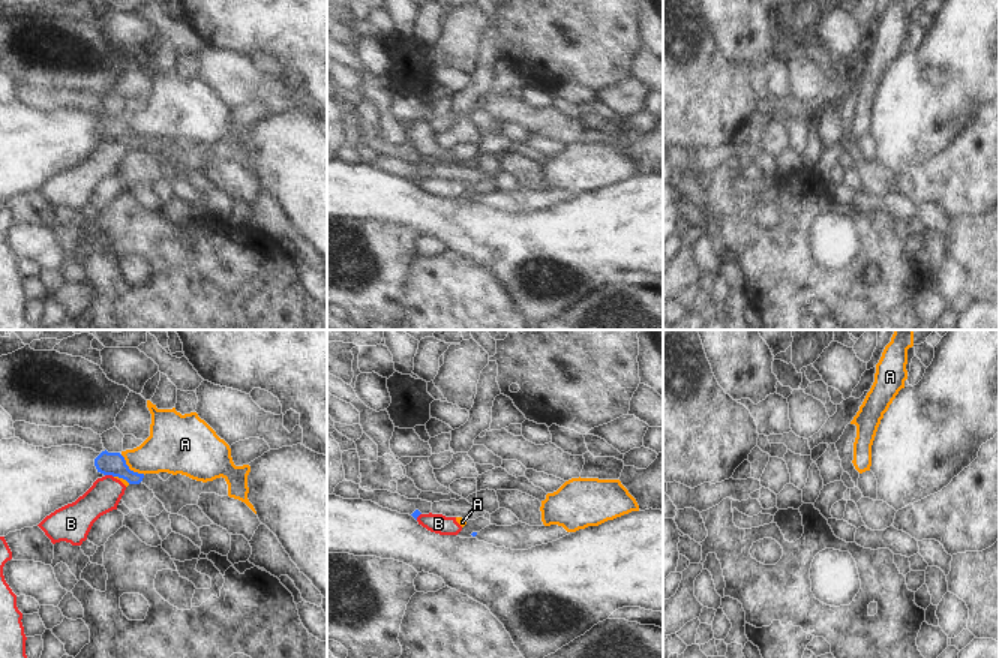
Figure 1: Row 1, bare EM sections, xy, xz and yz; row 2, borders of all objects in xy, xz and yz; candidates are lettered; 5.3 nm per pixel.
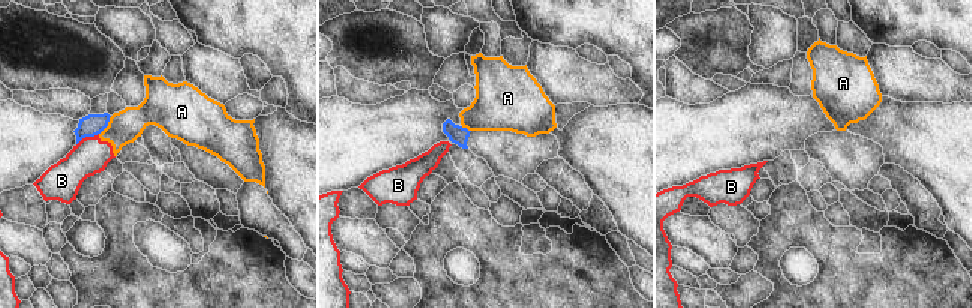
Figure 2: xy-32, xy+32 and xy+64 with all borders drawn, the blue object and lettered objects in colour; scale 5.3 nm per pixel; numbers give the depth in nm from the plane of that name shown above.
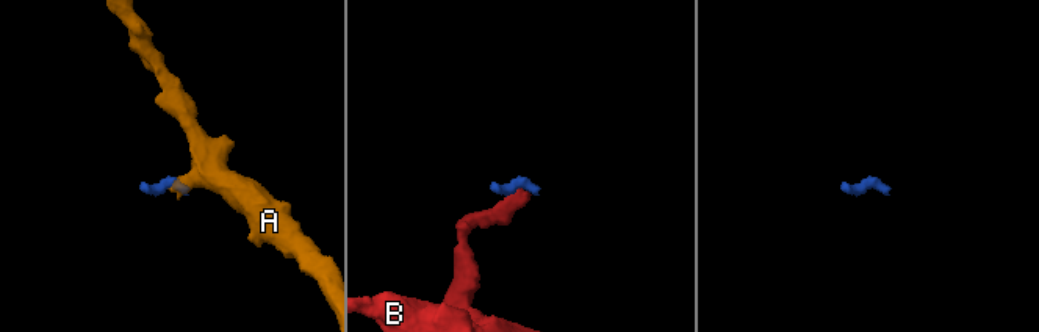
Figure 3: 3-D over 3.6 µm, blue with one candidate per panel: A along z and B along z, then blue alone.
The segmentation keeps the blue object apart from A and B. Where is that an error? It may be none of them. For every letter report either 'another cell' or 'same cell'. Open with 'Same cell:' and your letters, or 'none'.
Same cell: none
A: another cell
B: another cell

